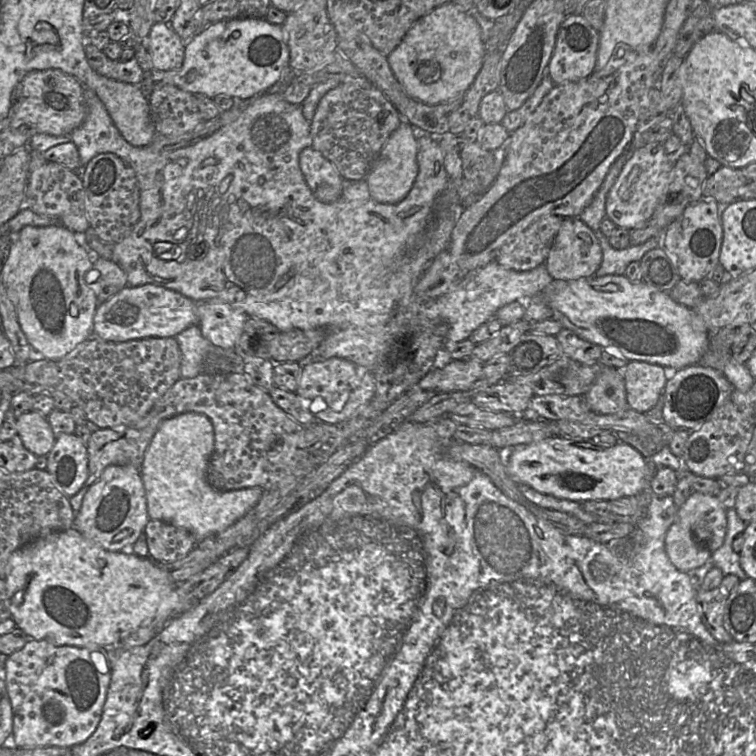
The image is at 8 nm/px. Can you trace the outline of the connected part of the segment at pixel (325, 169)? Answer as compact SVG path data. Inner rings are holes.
M311 147L304 148L299 154L299 167L317 200L331 203L340 197L343 178L320 152Z

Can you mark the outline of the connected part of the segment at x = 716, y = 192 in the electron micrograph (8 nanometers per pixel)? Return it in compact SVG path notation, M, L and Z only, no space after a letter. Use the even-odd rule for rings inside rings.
M721 166L718 171L716 171L714 174L708 175L707 179L705 180L703 186L703 198L713 198L719 205L728 205L737 199L742 199L744 187L747 186L748 182L754 181L747 180L742 172L742 169Z

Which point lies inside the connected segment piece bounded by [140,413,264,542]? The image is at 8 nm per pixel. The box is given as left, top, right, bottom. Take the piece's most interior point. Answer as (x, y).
(174, 471)

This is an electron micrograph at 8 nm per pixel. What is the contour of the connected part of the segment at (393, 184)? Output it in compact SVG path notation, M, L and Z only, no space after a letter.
M402 118L401 124L386 141L373 162L365 181L371 196L376 201L396 204L404 200L411 191L419 172L417 134L419 131Z

